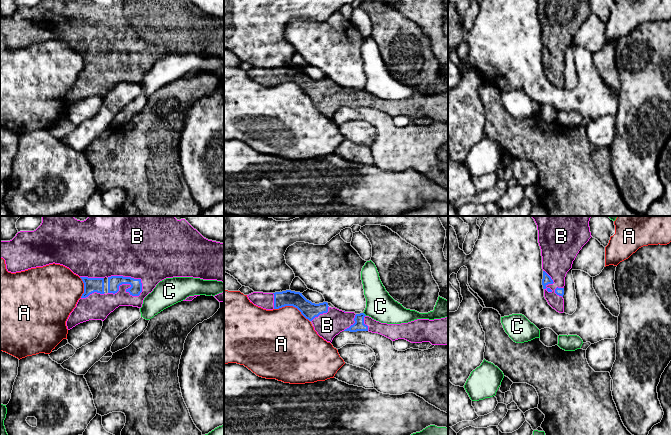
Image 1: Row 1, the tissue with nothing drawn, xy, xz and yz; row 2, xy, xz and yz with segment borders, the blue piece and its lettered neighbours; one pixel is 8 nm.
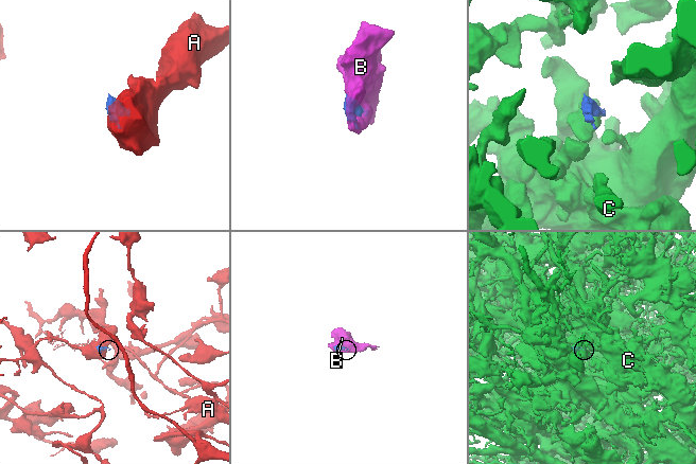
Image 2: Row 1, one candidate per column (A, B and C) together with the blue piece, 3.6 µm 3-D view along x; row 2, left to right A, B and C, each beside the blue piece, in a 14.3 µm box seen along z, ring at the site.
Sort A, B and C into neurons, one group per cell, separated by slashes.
A / B / C

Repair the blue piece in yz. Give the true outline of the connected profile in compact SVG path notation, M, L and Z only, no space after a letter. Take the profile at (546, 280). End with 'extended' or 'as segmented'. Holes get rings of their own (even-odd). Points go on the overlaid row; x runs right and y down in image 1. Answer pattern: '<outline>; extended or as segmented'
M591 216L531 217L538 230L544 297L553 309L563 313L565 277L579 251L592 237Z; extended

